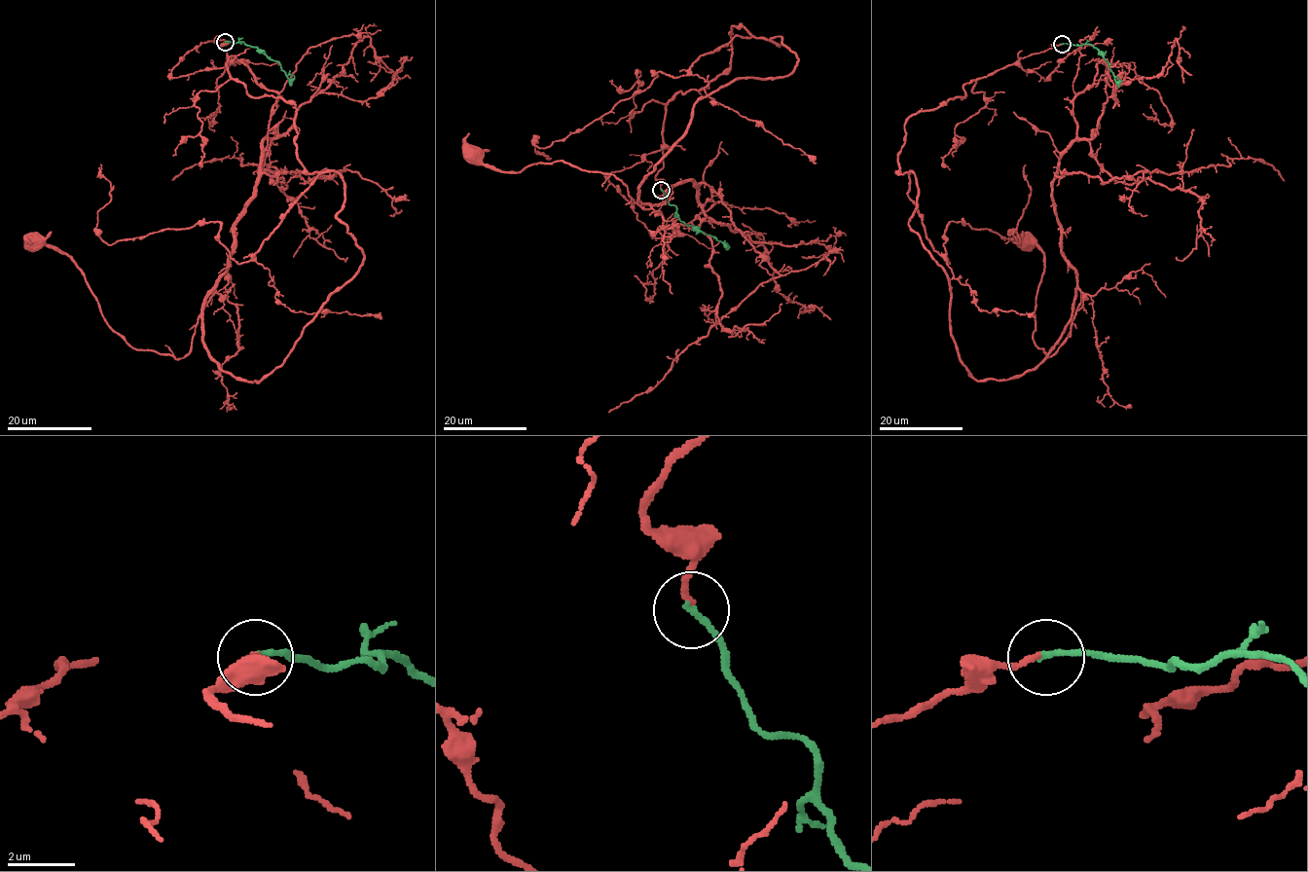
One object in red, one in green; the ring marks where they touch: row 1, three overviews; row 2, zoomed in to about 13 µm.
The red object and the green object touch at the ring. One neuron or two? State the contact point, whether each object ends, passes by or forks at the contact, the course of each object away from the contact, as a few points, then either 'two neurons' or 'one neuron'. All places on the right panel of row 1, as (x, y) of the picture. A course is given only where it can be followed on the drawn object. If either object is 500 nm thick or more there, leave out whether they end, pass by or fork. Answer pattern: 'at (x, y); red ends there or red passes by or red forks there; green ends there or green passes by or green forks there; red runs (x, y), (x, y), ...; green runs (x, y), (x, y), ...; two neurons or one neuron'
at (1062, 44); red ends there; green ends there; red runs (1061, 44), (906, 123), (909, 226), (976, 380), (1071, 331), (1052, 355), (1033, 339), (1028, 243); green runs (1061, 44), (1091, 44), (1107, 60), (1119, 87); one neuron

